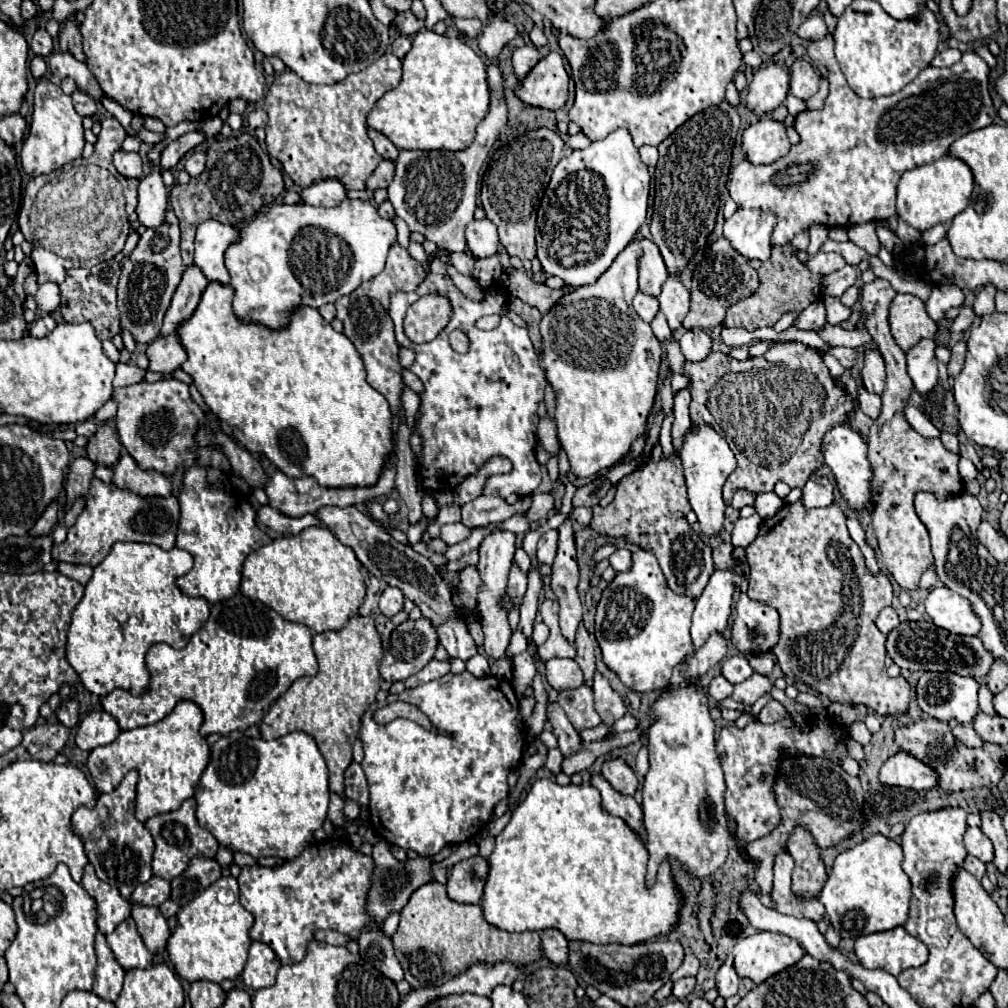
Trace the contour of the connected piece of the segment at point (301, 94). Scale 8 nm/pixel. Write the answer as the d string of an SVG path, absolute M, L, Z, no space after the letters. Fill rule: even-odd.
M384 53L364 71L350 73L344 81L334 85L312 85L306 83L302 77L298 77L294 71L284 71L274 79L264 99L264 111L268 113L270 119L266 125L268 153L282 163L284 173L290 175L290 179L300 187L308 187L320 179L338 179L348 189L364 189L366 177L382 161L370 137L366 135L366 117L386 91L398 87L400 79L402 79L402 61L392 53Z

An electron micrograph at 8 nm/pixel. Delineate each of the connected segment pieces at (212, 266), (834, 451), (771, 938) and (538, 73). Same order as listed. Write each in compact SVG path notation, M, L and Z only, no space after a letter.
M204 221L196 231L196 247L194 247L194 265L204 273L204 277L212 283L228 285L230 277L224 267L224 251L230 243L238 239L238 229L230 225L222 225L218 221Z
M832 427L822 439L822 455L826 465L832 469L836 485L844 495L844 499L848 501L848 505L854 509L870 509L872 495L870 495L868 483L870 483L872 471L866 457L866 441L856 431L850 431L850 427Z
M758 931L750 937L744 937L734 947L734 967L740 977L762 983L782 969L794 965L802 955L804 949L796 939L780 933Z
M548 53L522 81L518 97L526 105L558 111L568 101L568 73L560 53Z

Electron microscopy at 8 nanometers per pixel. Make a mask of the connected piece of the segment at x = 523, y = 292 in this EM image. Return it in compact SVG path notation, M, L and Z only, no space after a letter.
M510 269L508 271L508 291L512 297L522 299L528 305L534 305L540 309L540 313L548 313L564 293L570 293L574 287L562 287L562 289L548 289L544 283L536 283L524 269Z

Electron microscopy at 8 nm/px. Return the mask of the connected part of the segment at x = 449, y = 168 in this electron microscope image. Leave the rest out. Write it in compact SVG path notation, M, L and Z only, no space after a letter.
M492 11L490 23L478 35L480 51L490 59L488 63L488 85L490 85L490 109L482 123L478 125L478 135L474 143L464 151L400 151L396 163L396 173L388 185L388 199L394 205L398 217L402 217L410 231L422 233L428 241L448 249L448 253L464 251L464 227L474 219L476 193L478 193L478 173L490 153L500 129L508 125L508 107L504 101L504 75L498 63L500 51L518 35L516 25L506 21L500 11Z

